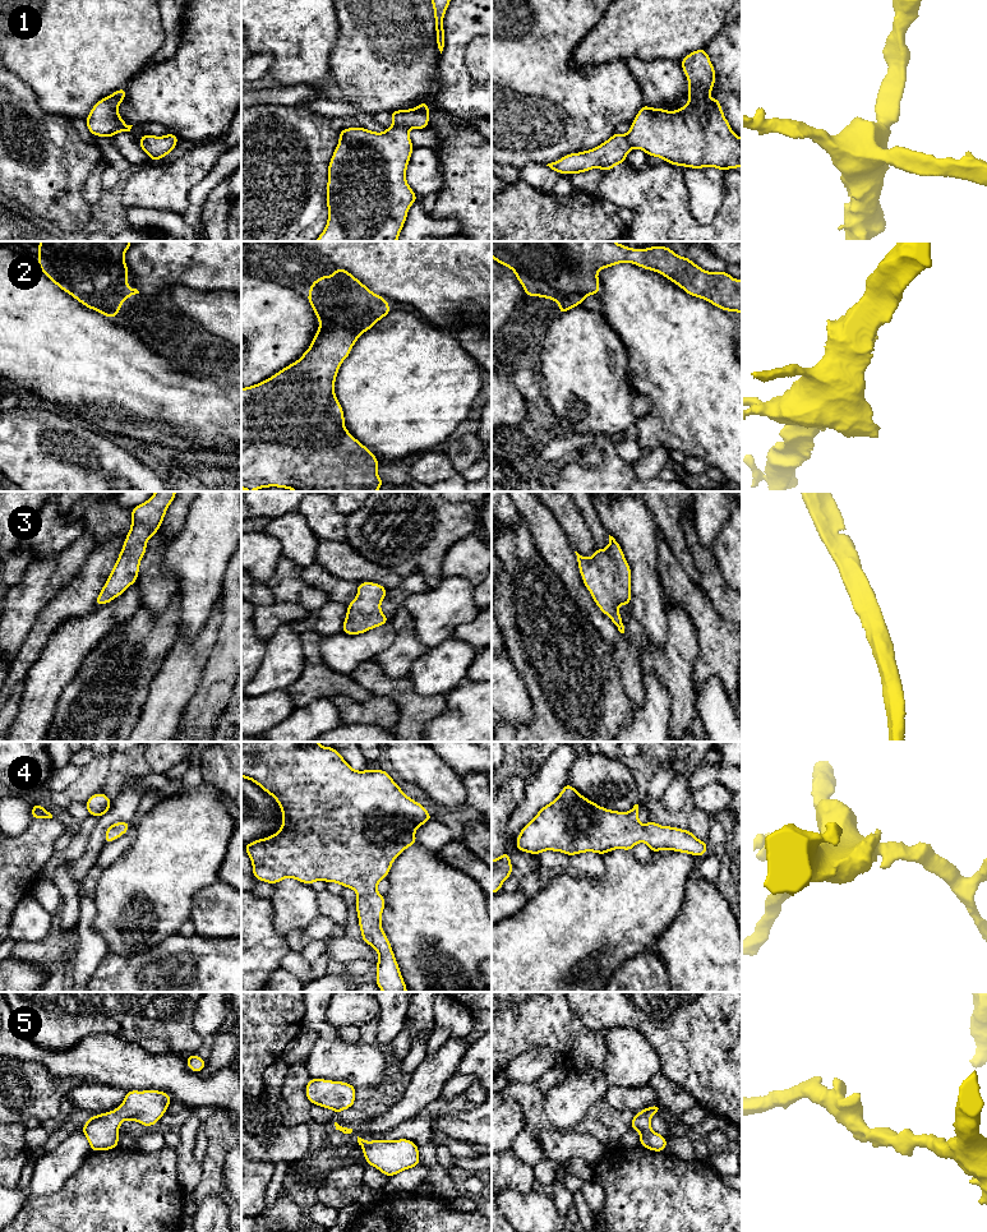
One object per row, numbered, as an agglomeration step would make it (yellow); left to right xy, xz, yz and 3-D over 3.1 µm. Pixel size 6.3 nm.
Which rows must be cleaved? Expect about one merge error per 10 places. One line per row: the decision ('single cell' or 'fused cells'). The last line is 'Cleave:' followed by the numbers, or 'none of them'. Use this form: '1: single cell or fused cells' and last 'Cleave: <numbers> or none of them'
1: single cell
2: single cell
3: single cell
4: single cell
5: single cell
Cleave: none of them

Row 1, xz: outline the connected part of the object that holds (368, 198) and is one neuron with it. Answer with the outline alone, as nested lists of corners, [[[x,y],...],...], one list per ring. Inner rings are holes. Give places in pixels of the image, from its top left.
[[[429,103],[391,112],[393,125],[383,133],[363,126],[340,130],[340,140],[328,165],[328,221],[315,241],[397,241],[411,204],[418,199],[406,181],[414,151],[409,129],[426,129]]]

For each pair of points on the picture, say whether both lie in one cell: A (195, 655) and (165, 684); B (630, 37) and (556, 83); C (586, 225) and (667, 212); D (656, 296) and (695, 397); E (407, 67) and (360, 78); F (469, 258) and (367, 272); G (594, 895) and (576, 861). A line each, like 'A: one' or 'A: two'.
A: one
B: two
C: two
D: one
E: one
F: one
G: two

